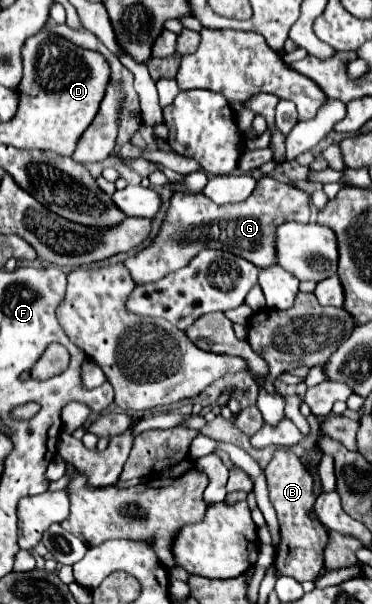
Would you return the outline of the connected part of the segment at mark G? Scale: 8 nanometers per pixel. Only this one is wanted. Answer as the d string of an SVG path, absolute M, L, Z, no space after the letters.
M269 176L259 178L255 194L239 204L217 206L203 194L189 196L177 192L171 196L171 208L161 222L159 234L147 248L137 252L133 258L127 258L123 264L127 266L135 284L155 282L187 266L191 256L195 258L195 254L199 254L203 248L233 252L253 262L257 268L267 268L275 264L275 226L289 220L309 222L309 196Z

